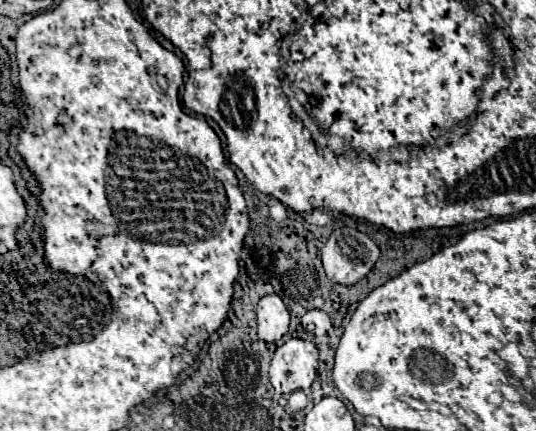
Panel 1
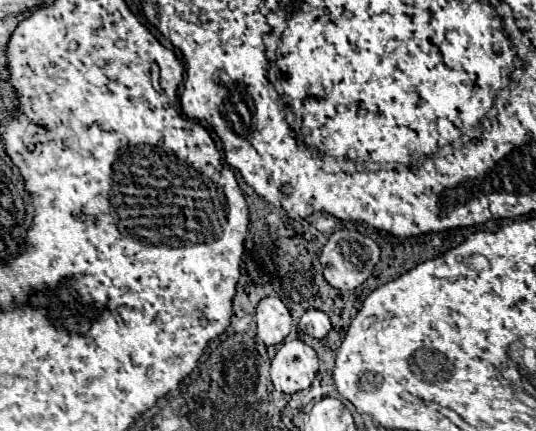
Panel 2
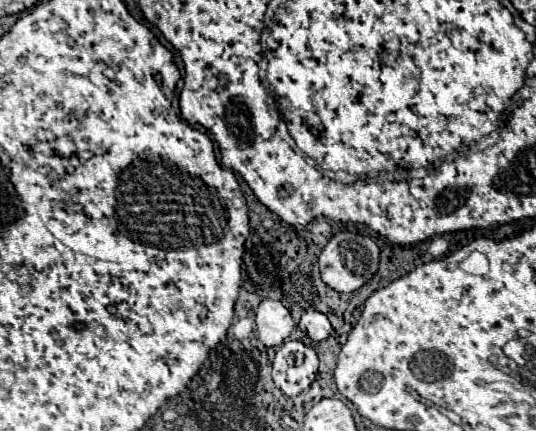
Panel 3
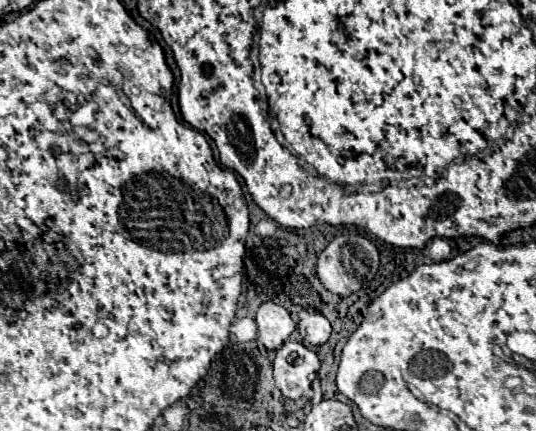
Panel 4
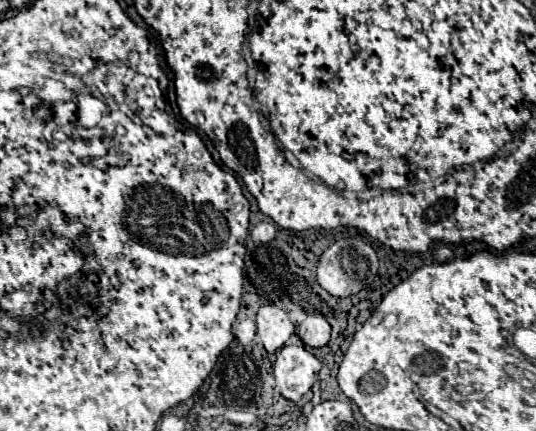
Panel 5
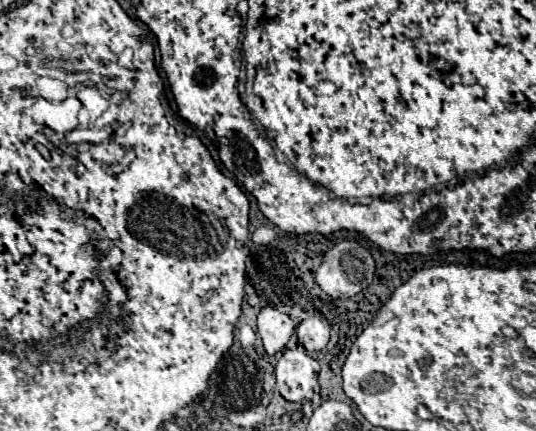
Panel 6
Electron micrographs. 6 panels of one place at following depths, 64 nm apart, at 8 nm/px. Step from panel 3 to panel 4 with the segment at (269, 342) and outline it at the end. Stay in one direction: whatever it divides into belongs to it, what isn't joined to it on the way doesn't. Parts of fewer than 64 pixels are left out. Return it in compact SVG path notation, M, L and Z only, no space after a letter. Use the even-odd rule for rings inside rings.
M264 302L258 308L256 324L258 324L258 340L268 350L280 348L296 328L294 320L290 318L290 312L274 302Z

